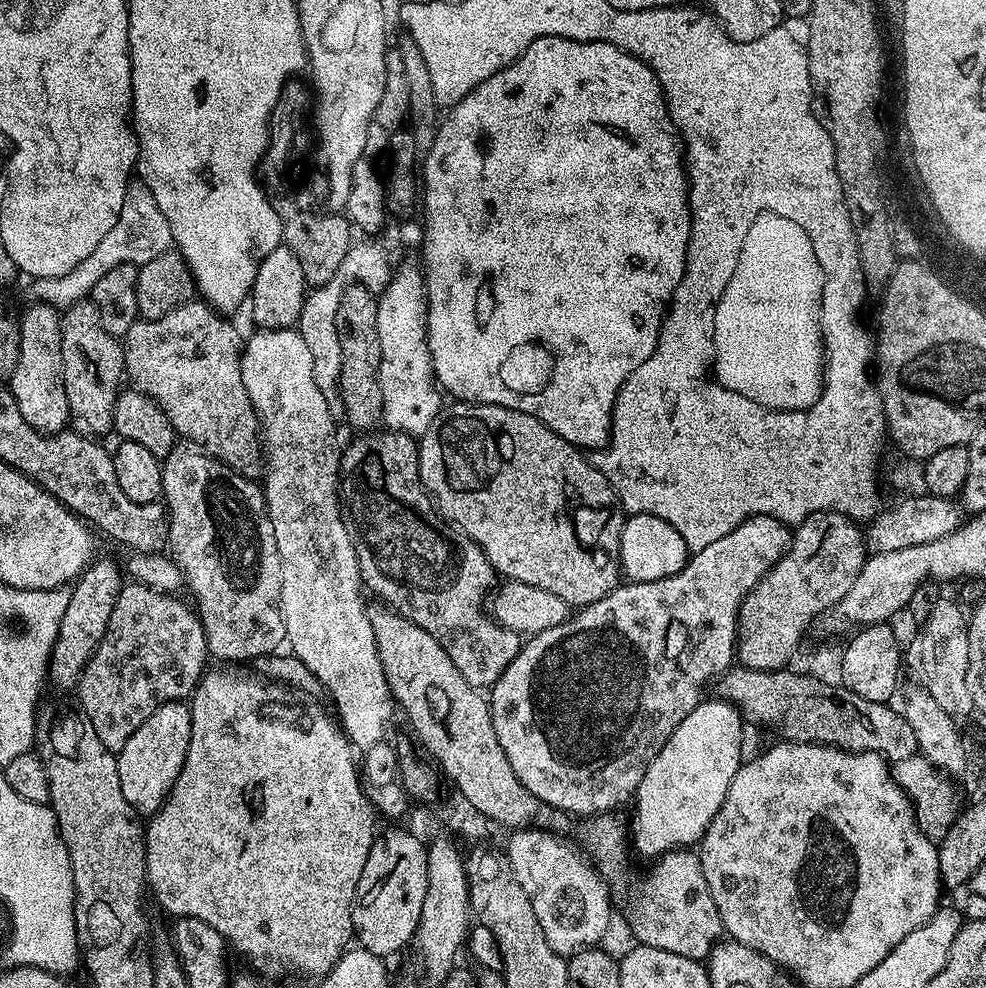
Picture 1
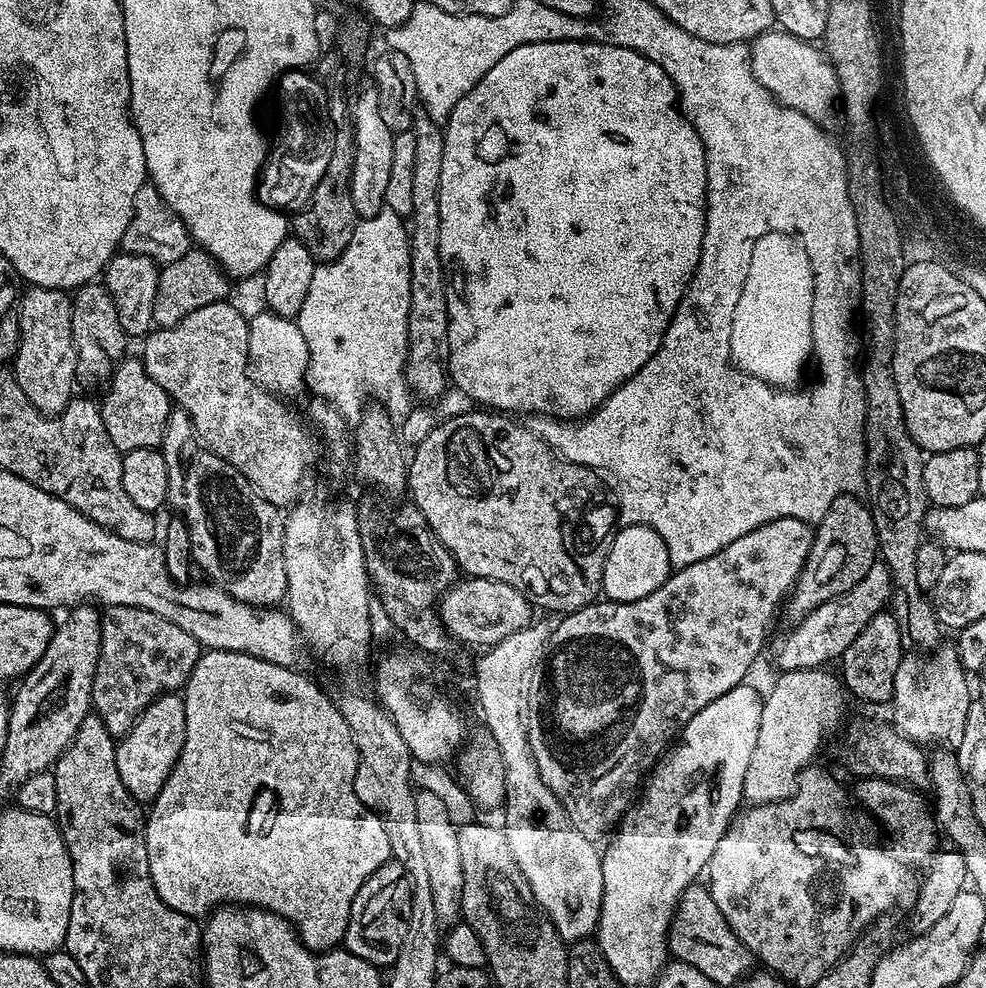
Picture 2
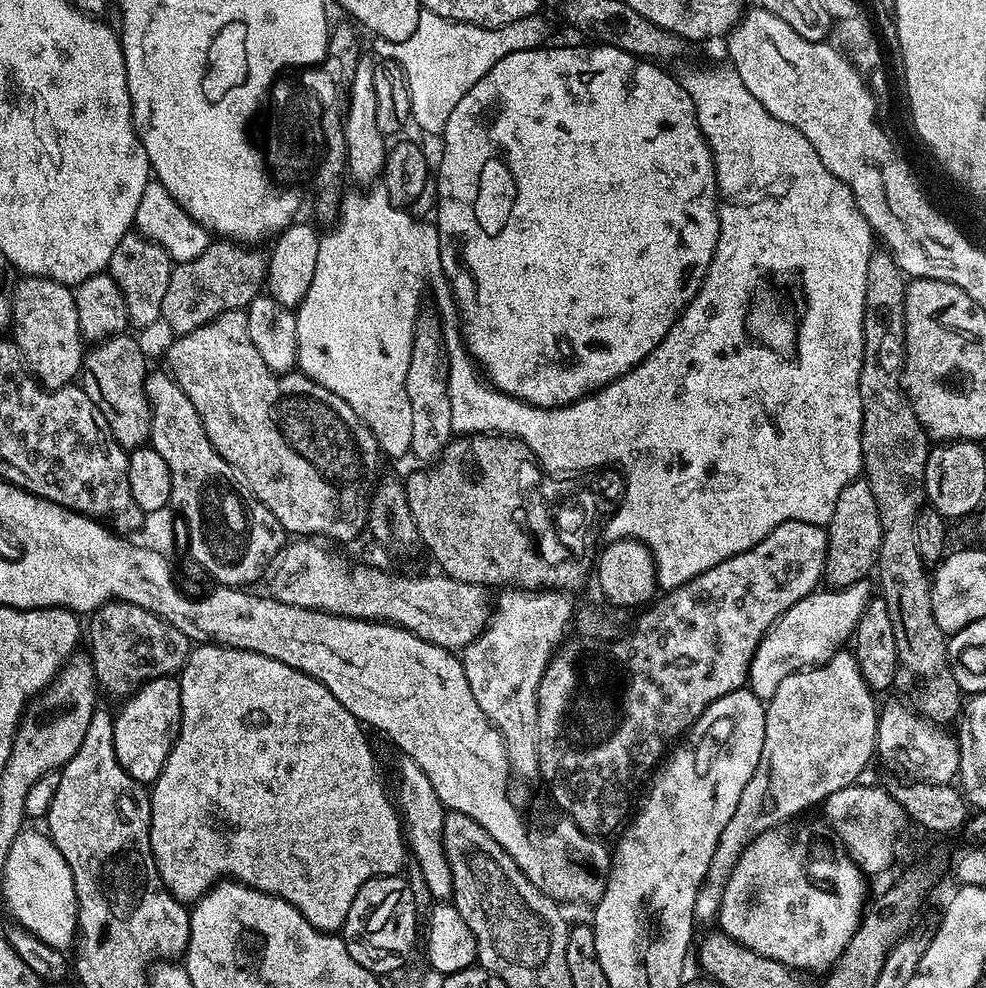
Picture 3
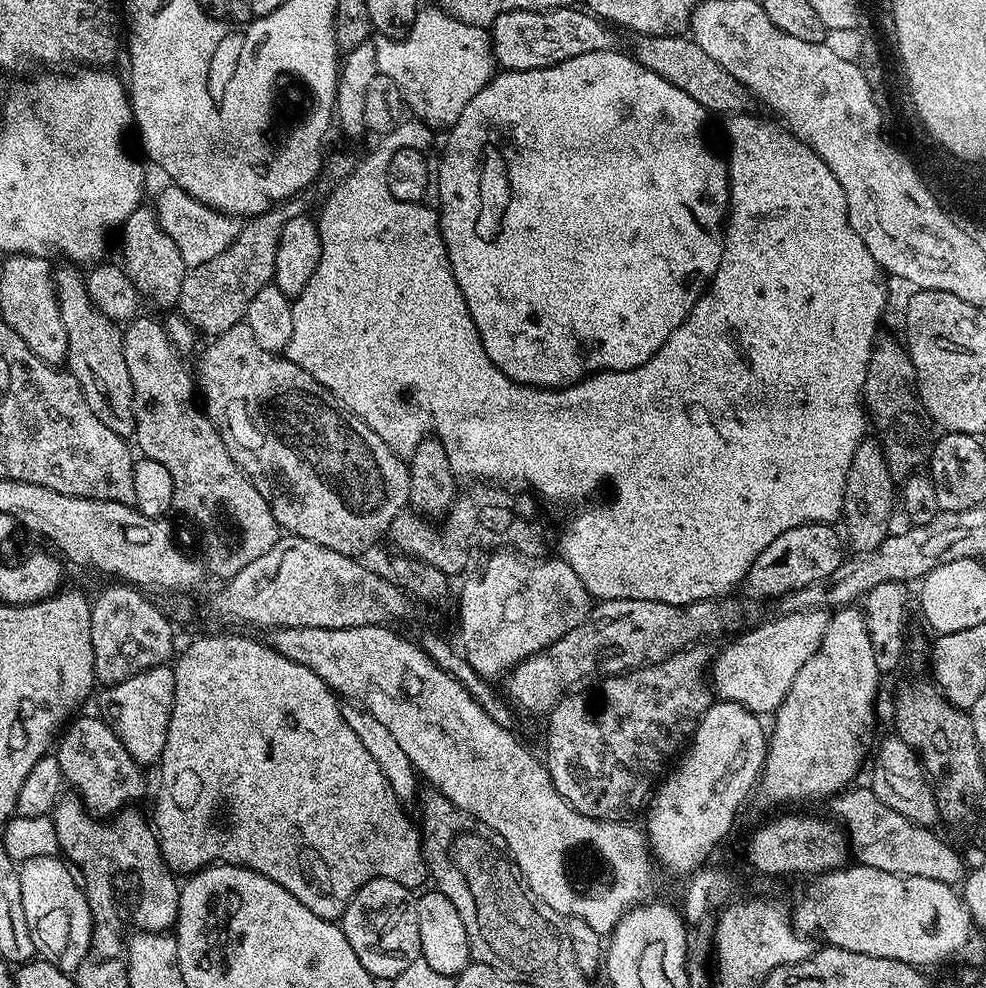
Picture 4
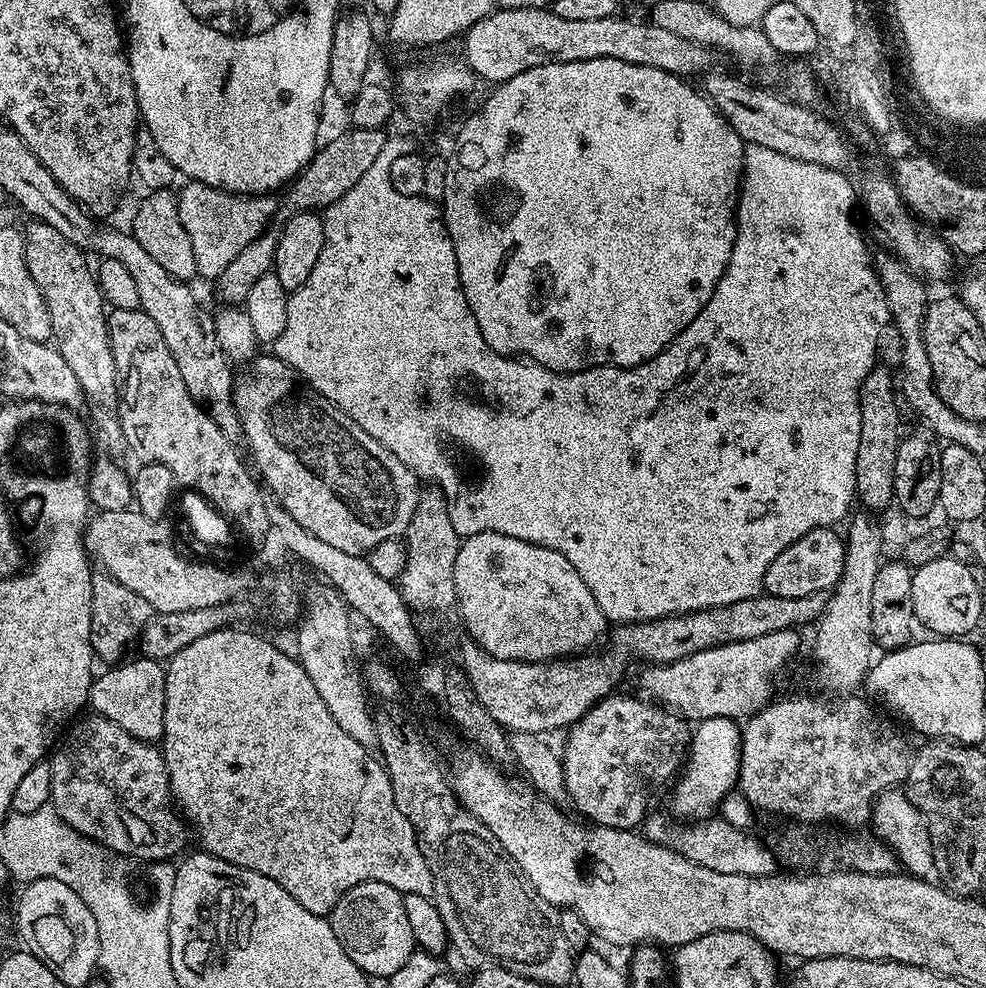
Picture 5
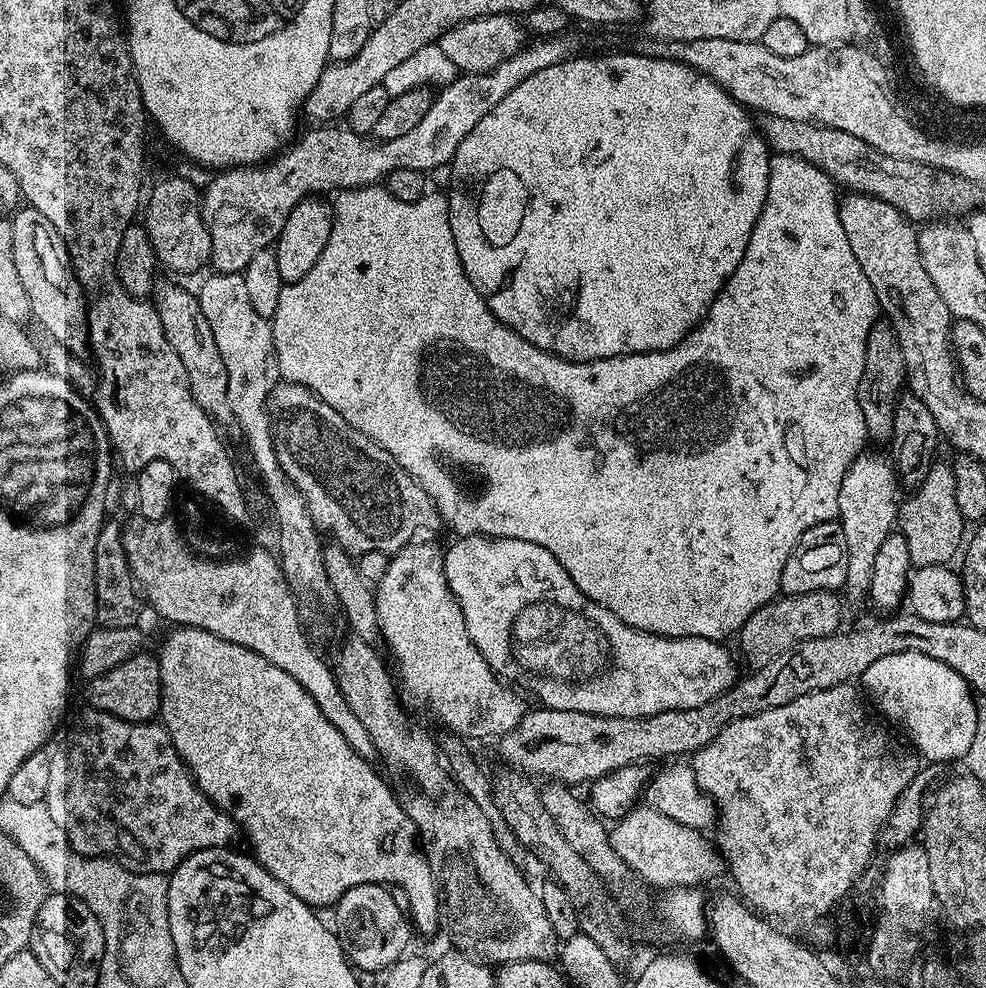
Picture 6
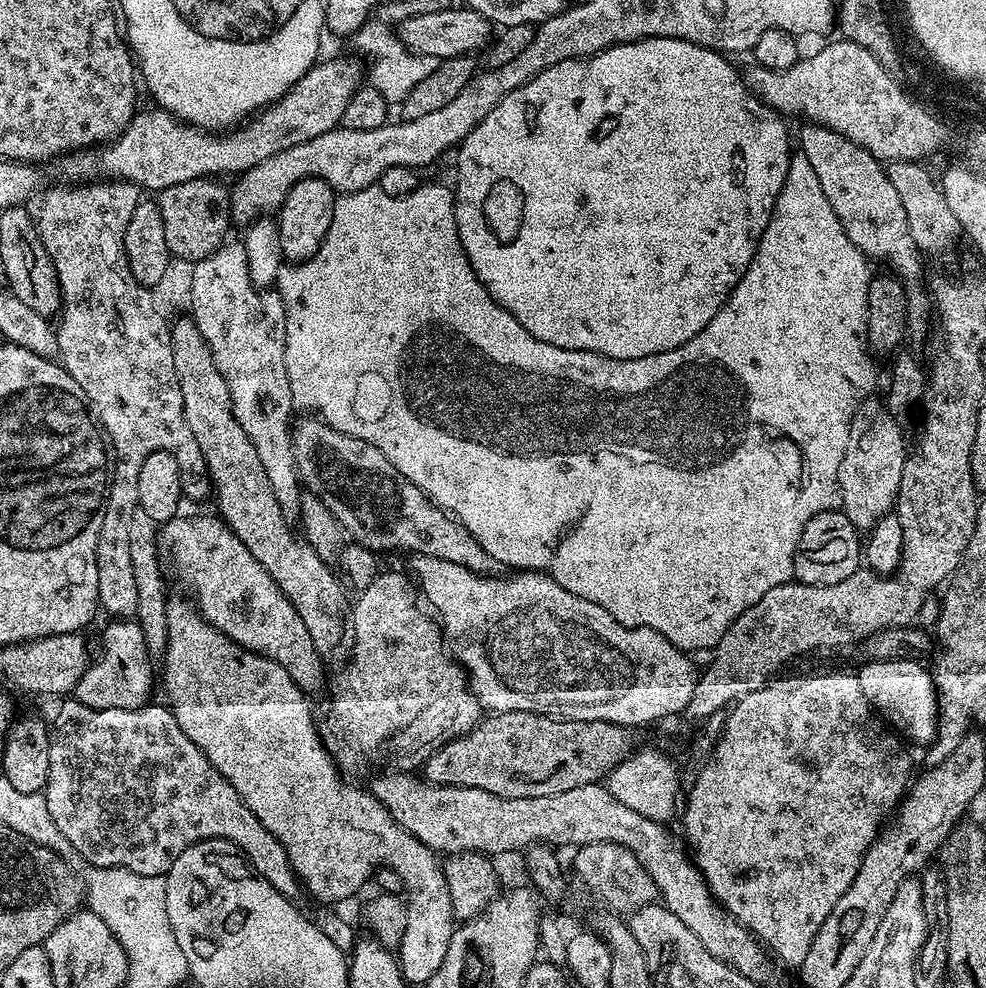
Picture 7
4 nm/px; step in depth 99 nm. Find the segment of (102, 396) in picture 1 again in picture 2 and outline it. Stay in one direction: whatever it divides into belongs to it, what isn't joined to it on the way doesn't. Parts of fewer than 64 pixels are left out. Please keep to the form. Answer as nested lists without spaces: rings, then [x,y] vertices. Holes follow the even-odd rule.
[[[93,282],[75,289],[71,301],[72,341],[76,351],[76,375],[79,383],[103,385],[125,355],[126,337],[118,322],[118,312],[114,310],[114,300],[110,298],[103,283]]]

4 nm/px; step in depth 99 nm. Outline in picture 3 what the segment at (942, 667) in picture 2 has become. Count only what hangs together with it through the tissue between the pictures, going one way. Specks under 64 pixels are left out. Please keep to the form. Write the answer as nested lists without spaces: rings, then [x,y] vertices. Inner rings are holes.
[[[899,699],[892,700],[888,705],[879,709],[876,718],[876,751],[880,758],[897,764],[909,772],[909,777],[925,780],[928,784],[952,784],[957,779],[960,770],[960,747],[956,745],[955,735],[945,730],[941,725],[931,723],[917,714],[907,703]]]

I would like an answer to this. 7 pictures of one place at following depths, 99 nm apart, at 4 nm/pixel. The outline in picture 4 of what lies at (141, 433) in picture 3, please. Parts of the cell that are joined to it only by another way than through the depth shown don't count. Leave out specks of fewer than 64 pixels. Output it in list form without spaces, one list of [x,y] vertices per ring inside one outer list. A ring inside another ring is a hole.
[[[76,266],[57,267],[54,272],[56,297],[62,314],[62,326],[66,326],[66,346],[68,358],[67,371],[84,391],[86,402],[94,414],[98,414],[98,422],[102,426],[110,426],[114,434],[128,438],[135,433],[134,398],[130,370],[126,370],[126,354],[124,353],[124,334],[117,321],[106,318],[90,302],[90,294],[86,290],[85,273]]]

